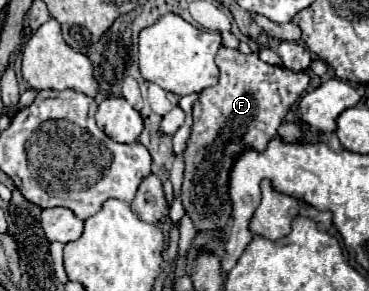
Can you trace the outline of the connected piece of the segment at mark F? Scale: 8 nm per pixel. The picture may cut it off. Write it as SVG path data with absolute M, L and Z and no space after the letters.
M222 46L216 54L216 64L220 68L218 84L202 90L198 102L194 104L194 126L192 126L192 136L188 140L188 150L184 154L186 170L184 170L184 184L182 184L182 204L190 214L190 218L194 220L196 230L214 230L214 226L226 226L228 230L232 226L230 200L226 194L226 178L234 162L234 154L238 154L242 146L264 150L266 142L276 136L276 130L282 124L290 106L302 96L302 92L310 84L306 72L294 72L284 66L266 64L258 58L256 52L242 54L240 50Z

